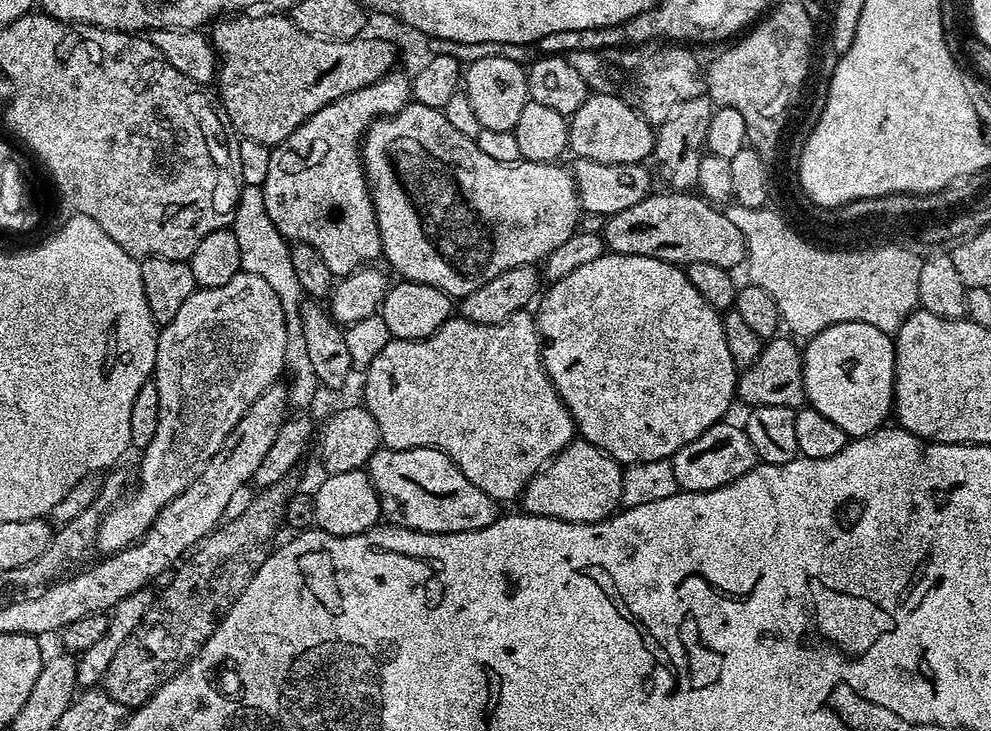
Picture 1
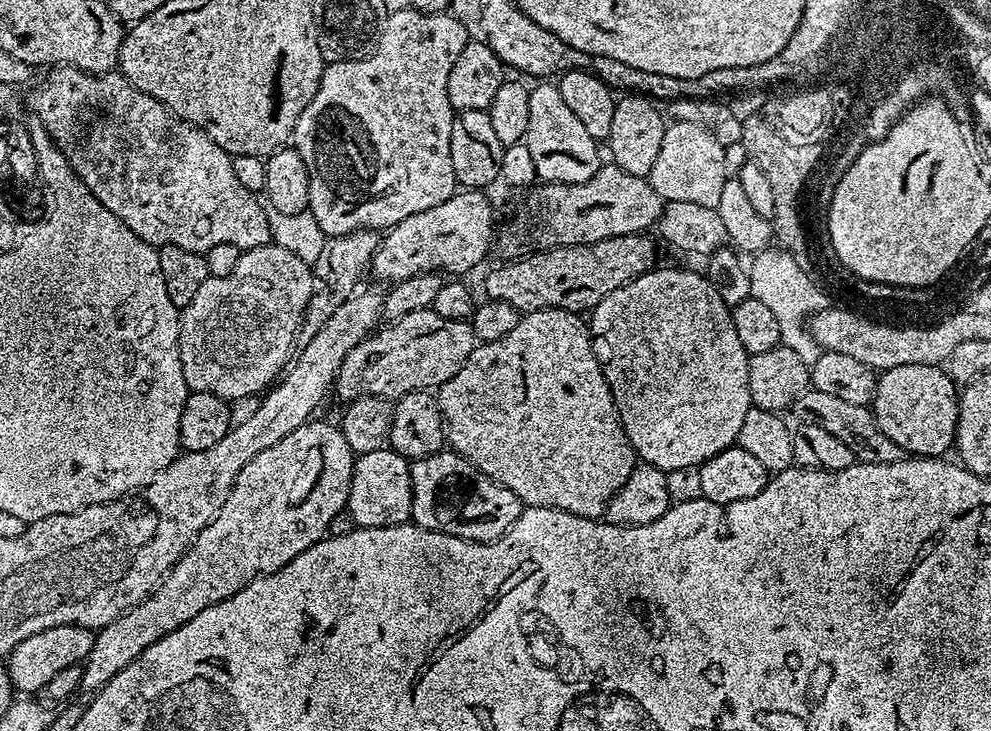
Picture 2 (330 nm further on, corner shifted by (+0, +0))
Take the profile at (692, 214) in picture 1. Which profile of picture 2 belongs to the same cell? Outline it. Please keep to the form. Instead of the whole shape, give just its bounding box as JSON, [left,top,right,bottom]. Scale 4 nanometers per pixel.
[484,232,657,314]

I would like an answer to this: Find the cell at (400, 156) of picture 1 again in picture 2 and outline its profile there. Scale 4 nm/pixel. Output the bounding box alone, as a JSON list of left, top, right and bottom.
[495,162,666,258]

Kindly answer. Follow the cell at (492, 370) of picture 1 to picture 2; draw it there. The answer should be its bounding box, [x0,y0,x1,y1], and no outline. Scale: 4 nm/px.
[434,308,638,518]

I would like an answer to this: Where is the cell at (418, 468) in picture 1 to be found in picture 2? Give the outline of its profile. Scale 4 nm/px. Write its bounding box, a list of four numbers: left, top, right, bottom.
[411,450,522,544]

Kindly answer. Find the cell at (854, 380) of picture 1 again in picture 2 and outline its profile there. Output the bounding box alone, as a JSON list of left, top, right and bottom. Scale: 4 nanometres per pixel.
[870,365,958,458]

